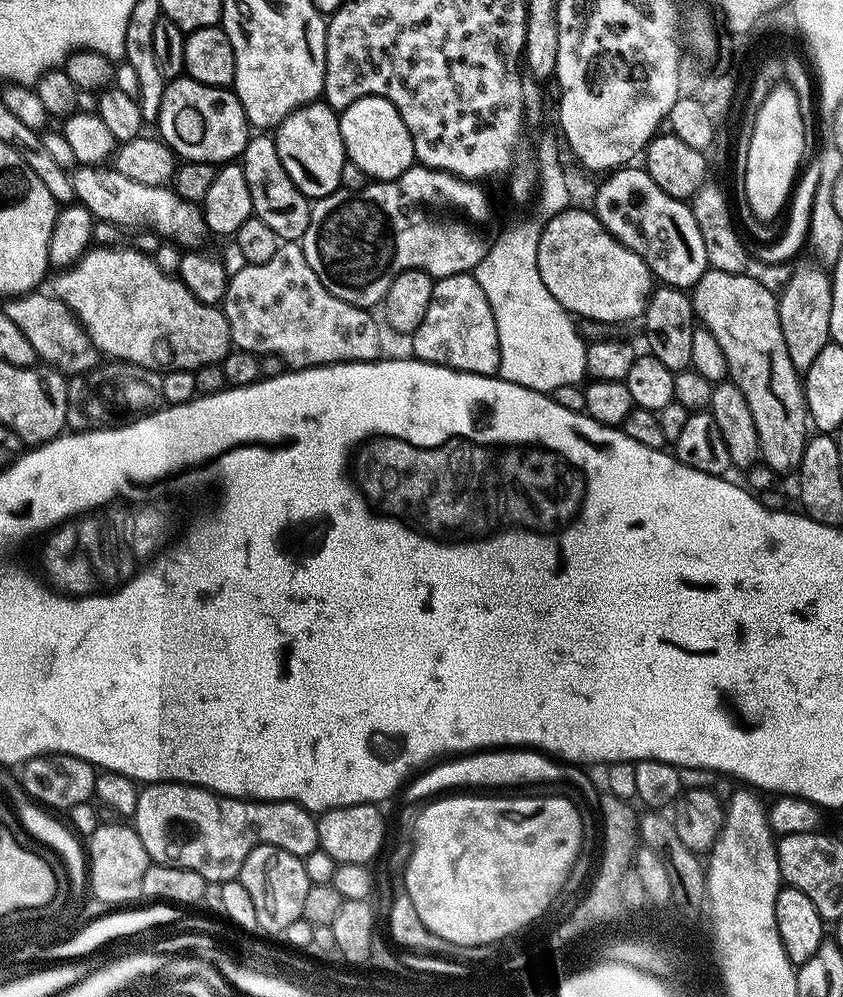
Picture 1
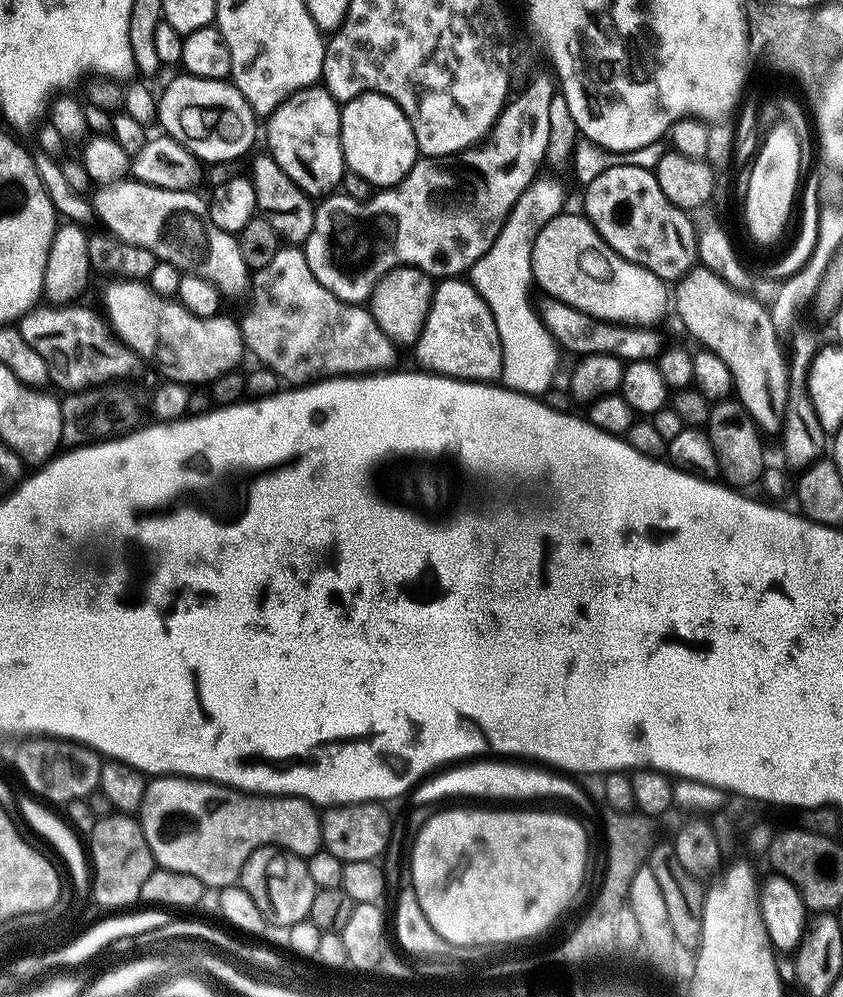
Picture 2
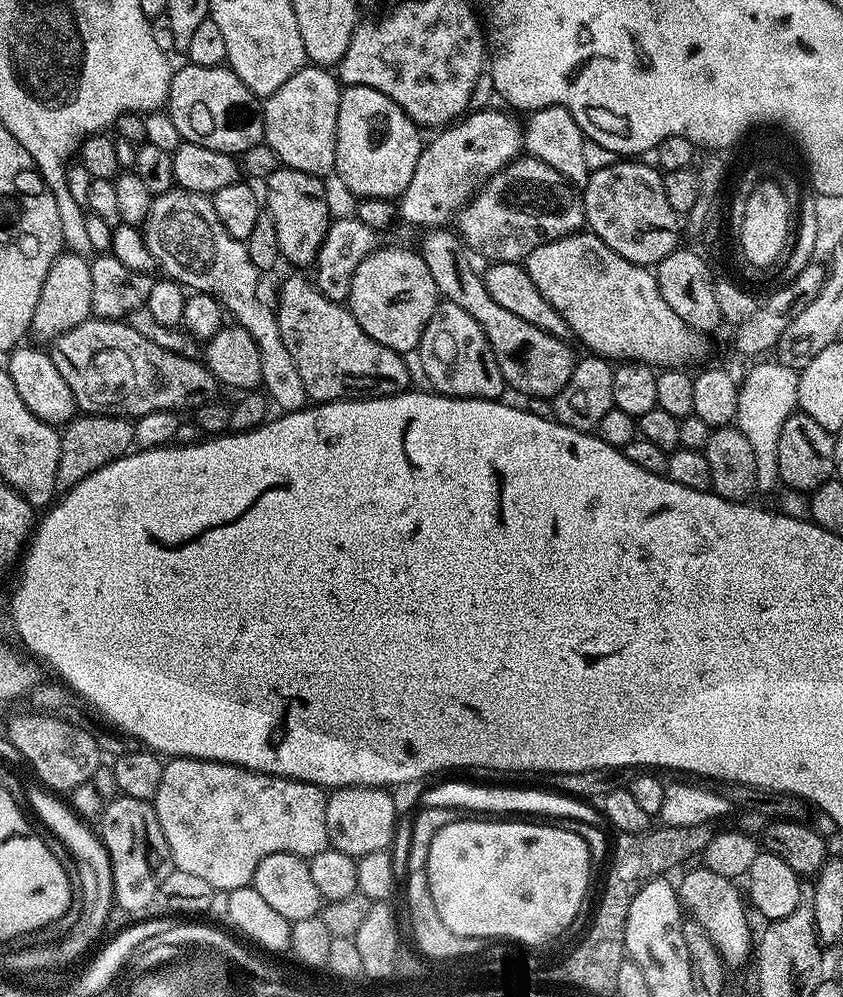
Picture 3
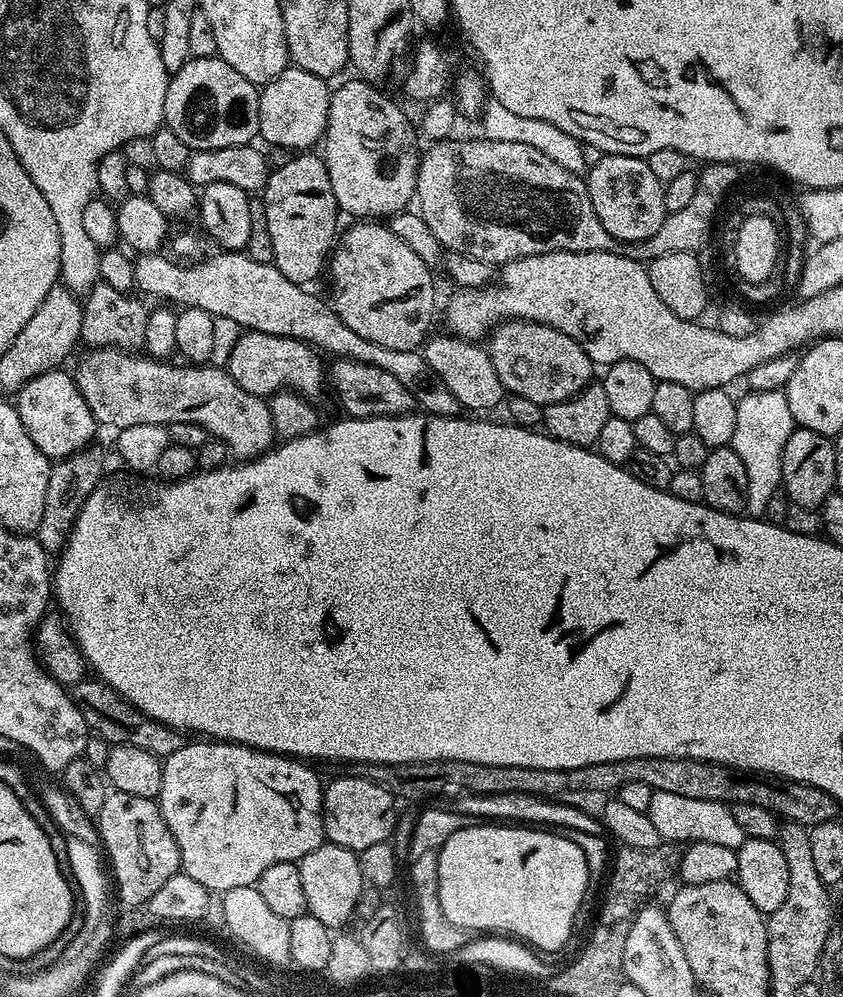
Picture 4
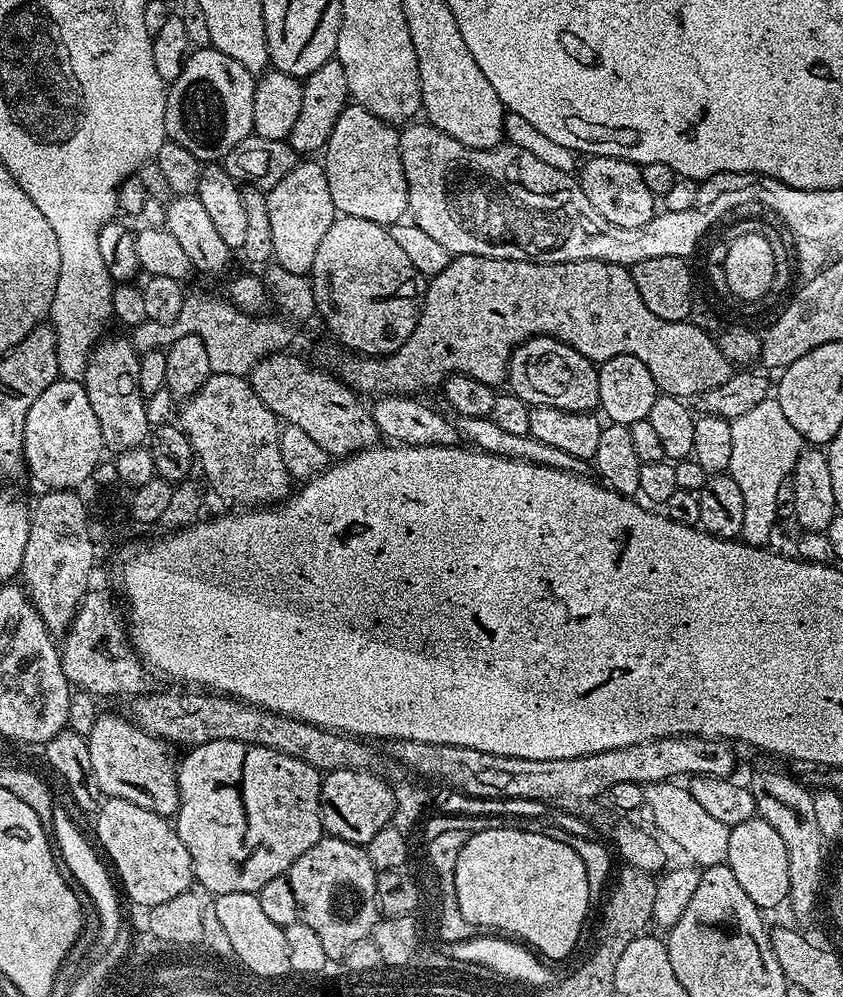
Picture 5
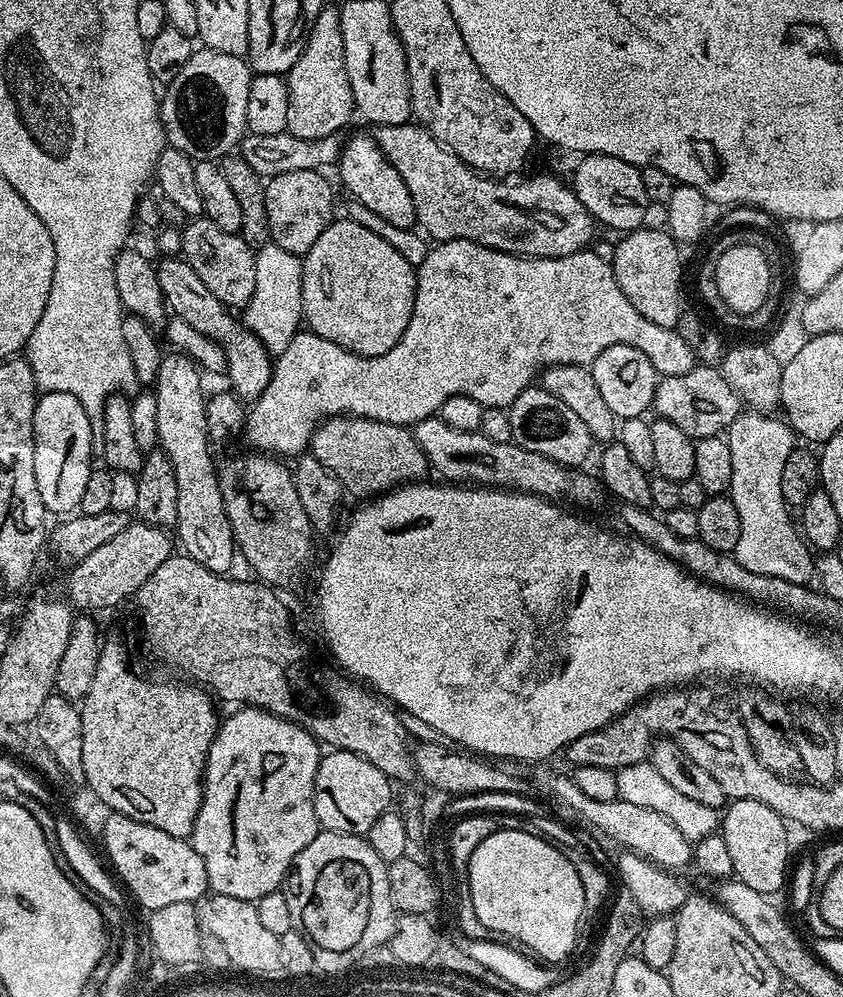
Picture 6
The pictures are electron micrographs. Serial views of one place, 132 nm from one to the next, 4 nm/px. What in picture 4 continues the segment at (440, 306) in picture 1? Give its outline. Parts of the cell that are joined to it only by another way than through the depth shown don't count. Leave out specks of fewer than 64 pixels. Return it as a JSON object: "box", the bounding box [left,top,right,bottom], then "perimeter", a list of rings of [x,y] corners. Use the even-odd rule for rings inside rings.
{"box":[422,334,506,414],"perimeter":[[[455,334],[448,336],[433,335],[431,339],[423,345],[422,351],[426,362],[430,362],[430,370],[446,382],[450,389],[450,394],[458,398],[461,409],[470,411],[472,414],[484,414],[487,408],[501,407],[506,393],[502,382],[498,378],[498,370],[494,370],[494,362],[488,356],[487,347],[471,340],[461,340]]]}

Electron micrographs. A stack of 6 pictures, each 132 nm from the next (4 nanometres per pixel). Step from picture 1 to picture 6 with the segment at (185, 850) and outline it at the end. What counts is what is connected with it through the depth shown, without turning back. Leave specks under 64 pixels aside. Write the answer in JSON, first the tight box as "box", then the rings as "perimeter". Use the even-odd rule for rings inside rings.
{"box":[190,706,322,902],"perimeter":[[[240,706],[233,712],[233,716],[223,717],[208,751],[204,797],[190,843],[206,862],[208,887],[213,893],[255,902],[283,885],[298,854],[314,842],[318,825],[312,795],[322,748],[303,724],[284,720],[264,708]]]}

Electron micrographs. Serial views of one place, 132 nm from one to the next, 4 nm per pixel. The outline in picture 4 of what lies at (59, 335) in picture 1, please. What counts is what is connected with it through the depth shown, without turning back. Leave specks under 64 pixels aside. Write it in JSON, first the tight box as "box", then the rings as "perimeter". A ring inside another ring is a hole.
{"box":[74,348,277,462],"perimeter":[[[94,348],[85,351],[85,356],[81,358],[80,365],[74,371],[74,379],[76,385],[80,387],[82,398],[86,398],[86,406],[90,406],[90,410],[94,414],[97,425],[104,426],[109,424],[112,430],[119,430],[126,426],[138,426],[139,424],[177,424],[178,422],[190,422],[197,424],[199,428],[204,429],[205,433],[211,439],[220,440],[228,447],[229,453],[233,457],[239,458],[241,461],[248,462],[253,458],[264,455],[273,447],[274,441],[277,439],[276,431],[274,430],[274,422],[270,418],[270,410],[268,409],[268,400],[250,394],[246,390],[242,390],[242,386],[238,386],[238,382],[234,382],[234,378],[223,367],[220,366],[184,366],[188,368],[175,368],[172,362],[165,362],[163,359],[152,359],[147,354],[137,354],[132,350],[122,348]]]}

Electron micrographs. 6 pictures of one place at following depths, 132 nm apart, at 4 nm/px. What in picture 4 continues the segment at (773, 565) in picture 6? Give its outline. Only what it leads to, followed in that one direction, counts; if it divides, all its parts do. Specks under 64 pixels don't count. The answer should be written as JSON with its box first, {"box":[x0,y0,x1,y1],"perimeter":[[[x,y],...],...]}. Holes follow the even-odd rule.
{"box":[730,391,794,518],"perimeter":[[[749,391],[747,395],[741,395],[736,406],[738,426],[734,426],[730,447],[736,451],[738,458],[742,458],[742,466],[746,466],[747,515],[760,518],[766,510],[766,502],[770,502],[771,496],[781,491],[783,451],[793,432],[794,421],[790,414],[790,402],[783,391]]]}

